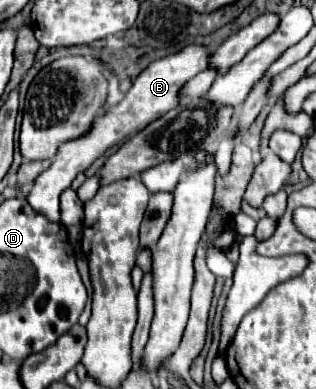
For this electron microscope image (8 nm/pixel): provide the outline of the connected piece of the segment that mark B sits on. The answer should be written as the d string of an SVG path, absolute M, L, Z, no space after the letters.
M186 45L172 55L152 61L138 75L138 79L134 81L126 97L112 111L106 111L104 115L96 119L88 135L60 147L58 155L54 157L54 163L36 177L34 187L26 197L30 207L38 211L40 215L44 215L48 221L60 221L60 195L66 187L70 187L72 179L84 169L88 169L90 163L94 163L100 155L104 155L108 147L120 145L124 139L128 139L128 135L132 135L132 131L140 131L144 129L144 125L150 125L152 121L162 117L166 111L176 109L180 105L182 87L186 85L188 79L192 79L196 73L204 71L210 65L210 55L212 55L212 49L206 45Z

